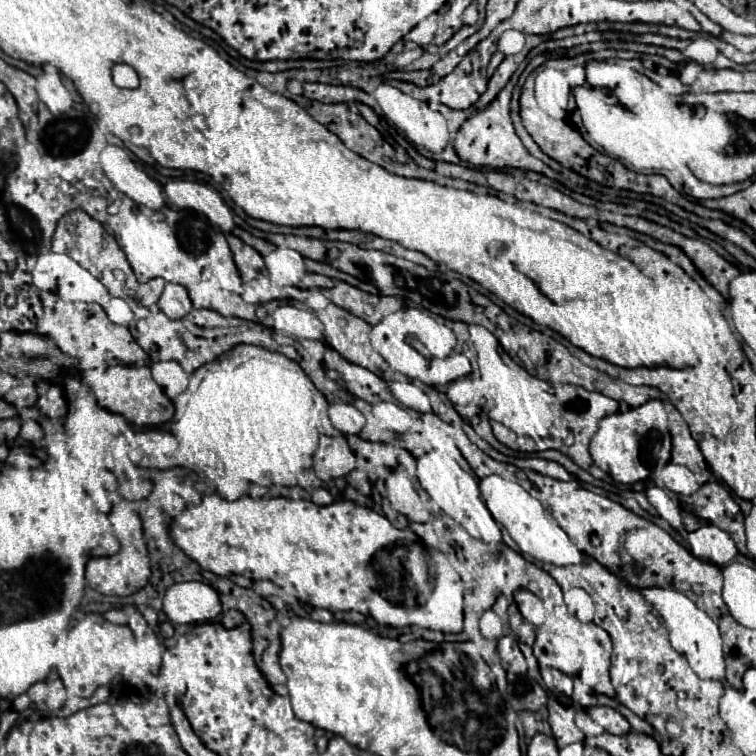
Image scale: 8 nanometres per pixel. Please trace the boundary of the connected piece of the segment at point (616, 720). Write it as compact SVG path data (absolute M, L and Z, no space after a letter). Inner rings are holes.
M594 706L594 708L588 708L586 714L598 724L602 726L606 732L610 734L616 734L616 736L622 736L622 734L628 734L630 732L630 724L622 718L622 714L618 714L616 710L608 708L608 706Z

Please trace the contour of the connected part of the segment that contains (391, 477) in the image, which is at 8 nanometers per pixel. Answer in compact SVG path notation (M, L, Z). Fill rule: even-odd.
M404 466L390 470L386 478L386 496L390 500L392 510L404 514L412 522L428 522L430 512L424 508L408 472Z

